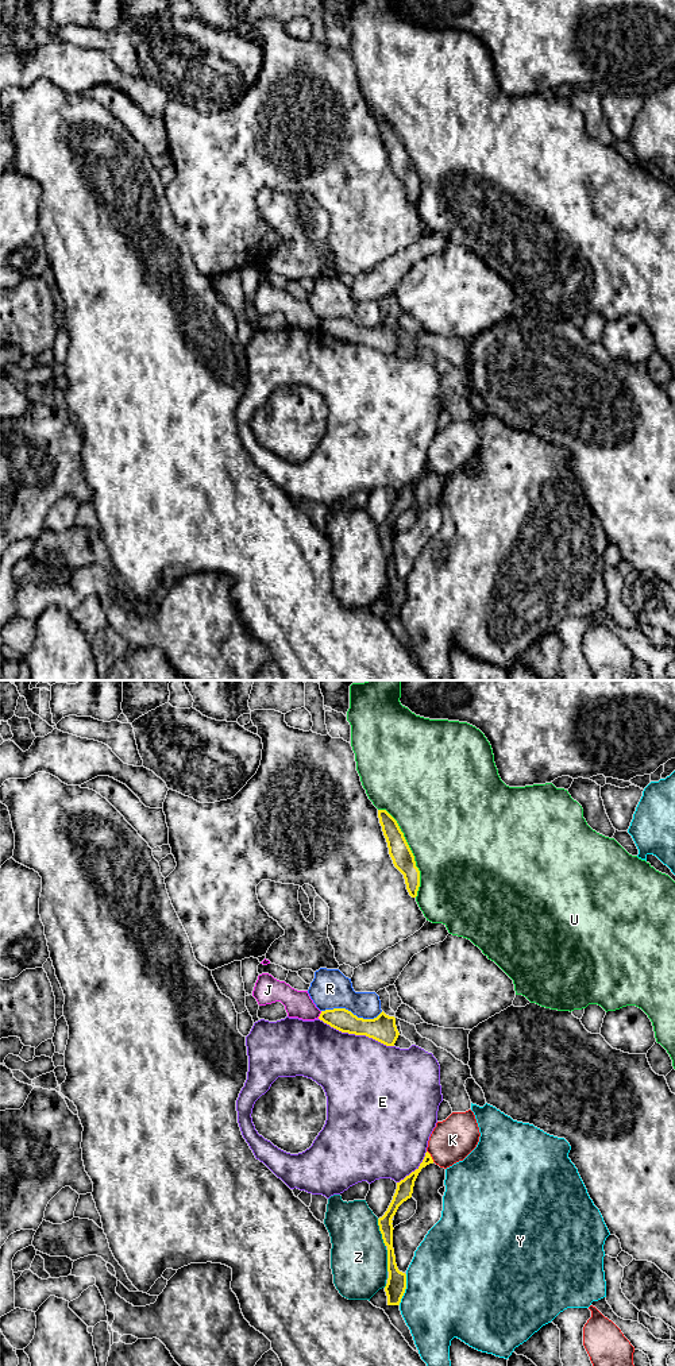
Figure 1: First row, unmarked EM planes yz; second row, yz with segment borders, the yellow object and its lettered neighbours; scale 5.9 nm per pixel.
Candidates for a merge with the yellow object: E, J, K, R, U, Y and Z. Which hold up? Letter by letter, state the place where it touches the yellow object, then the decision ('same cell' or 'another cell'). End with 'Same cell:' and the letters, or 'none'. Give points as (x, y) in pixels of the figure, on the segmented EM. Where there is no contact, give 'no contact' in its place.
E: yz (357, 1034) | another cell
J: yz (320, 1015) | another cell
K: yz (429, 1156) | another cell
R: yz (351, 1013) | another cell
U: yz (411, 851) | another cell
Y: yz (405, 1288) | another cell
Z: yz (381, 1233) | another cell
Same cell: none

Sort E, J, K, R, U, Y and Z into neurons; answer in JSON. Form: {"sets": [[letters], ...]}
{"sets": [["E"], ["J"], ["K"], ["R"], ["U"], ["Y"], ["Z"]]}

